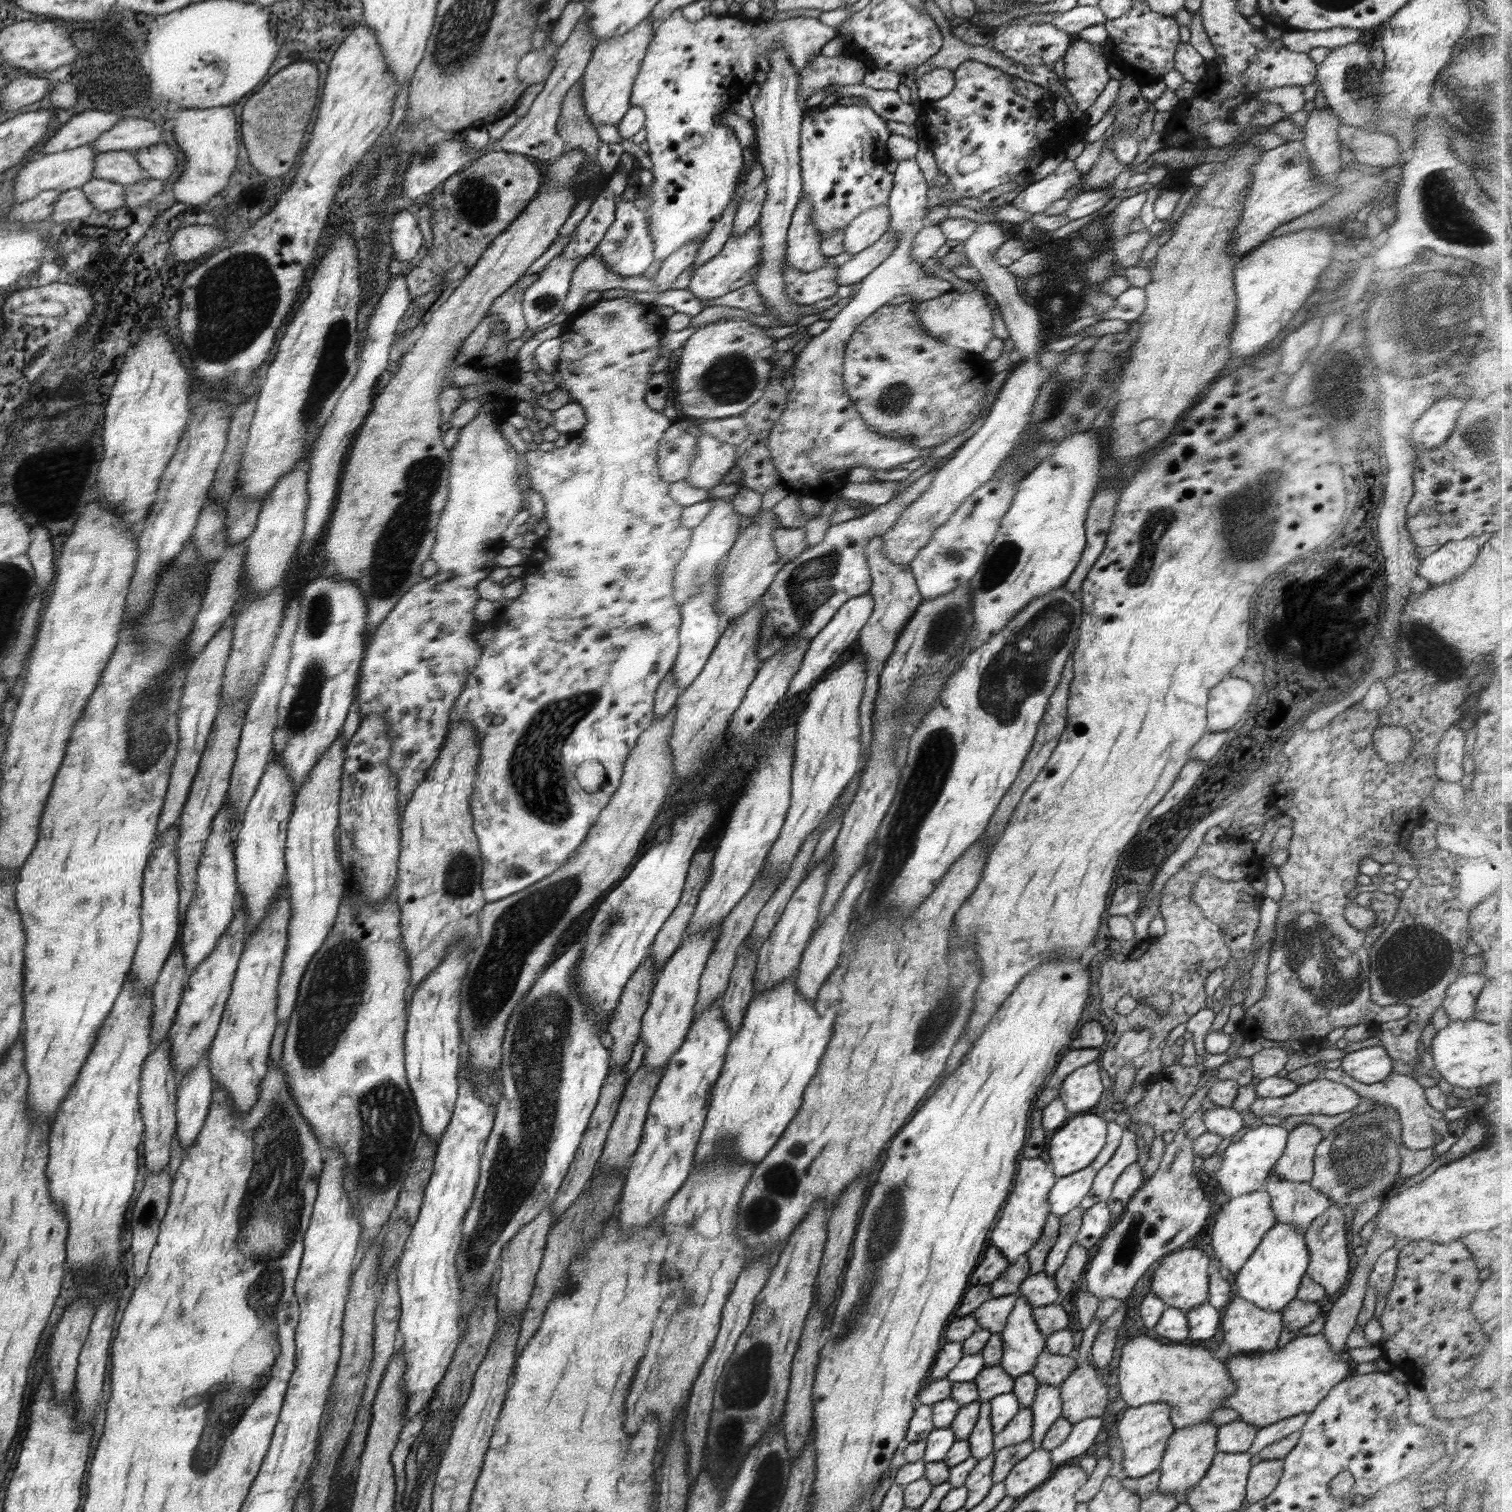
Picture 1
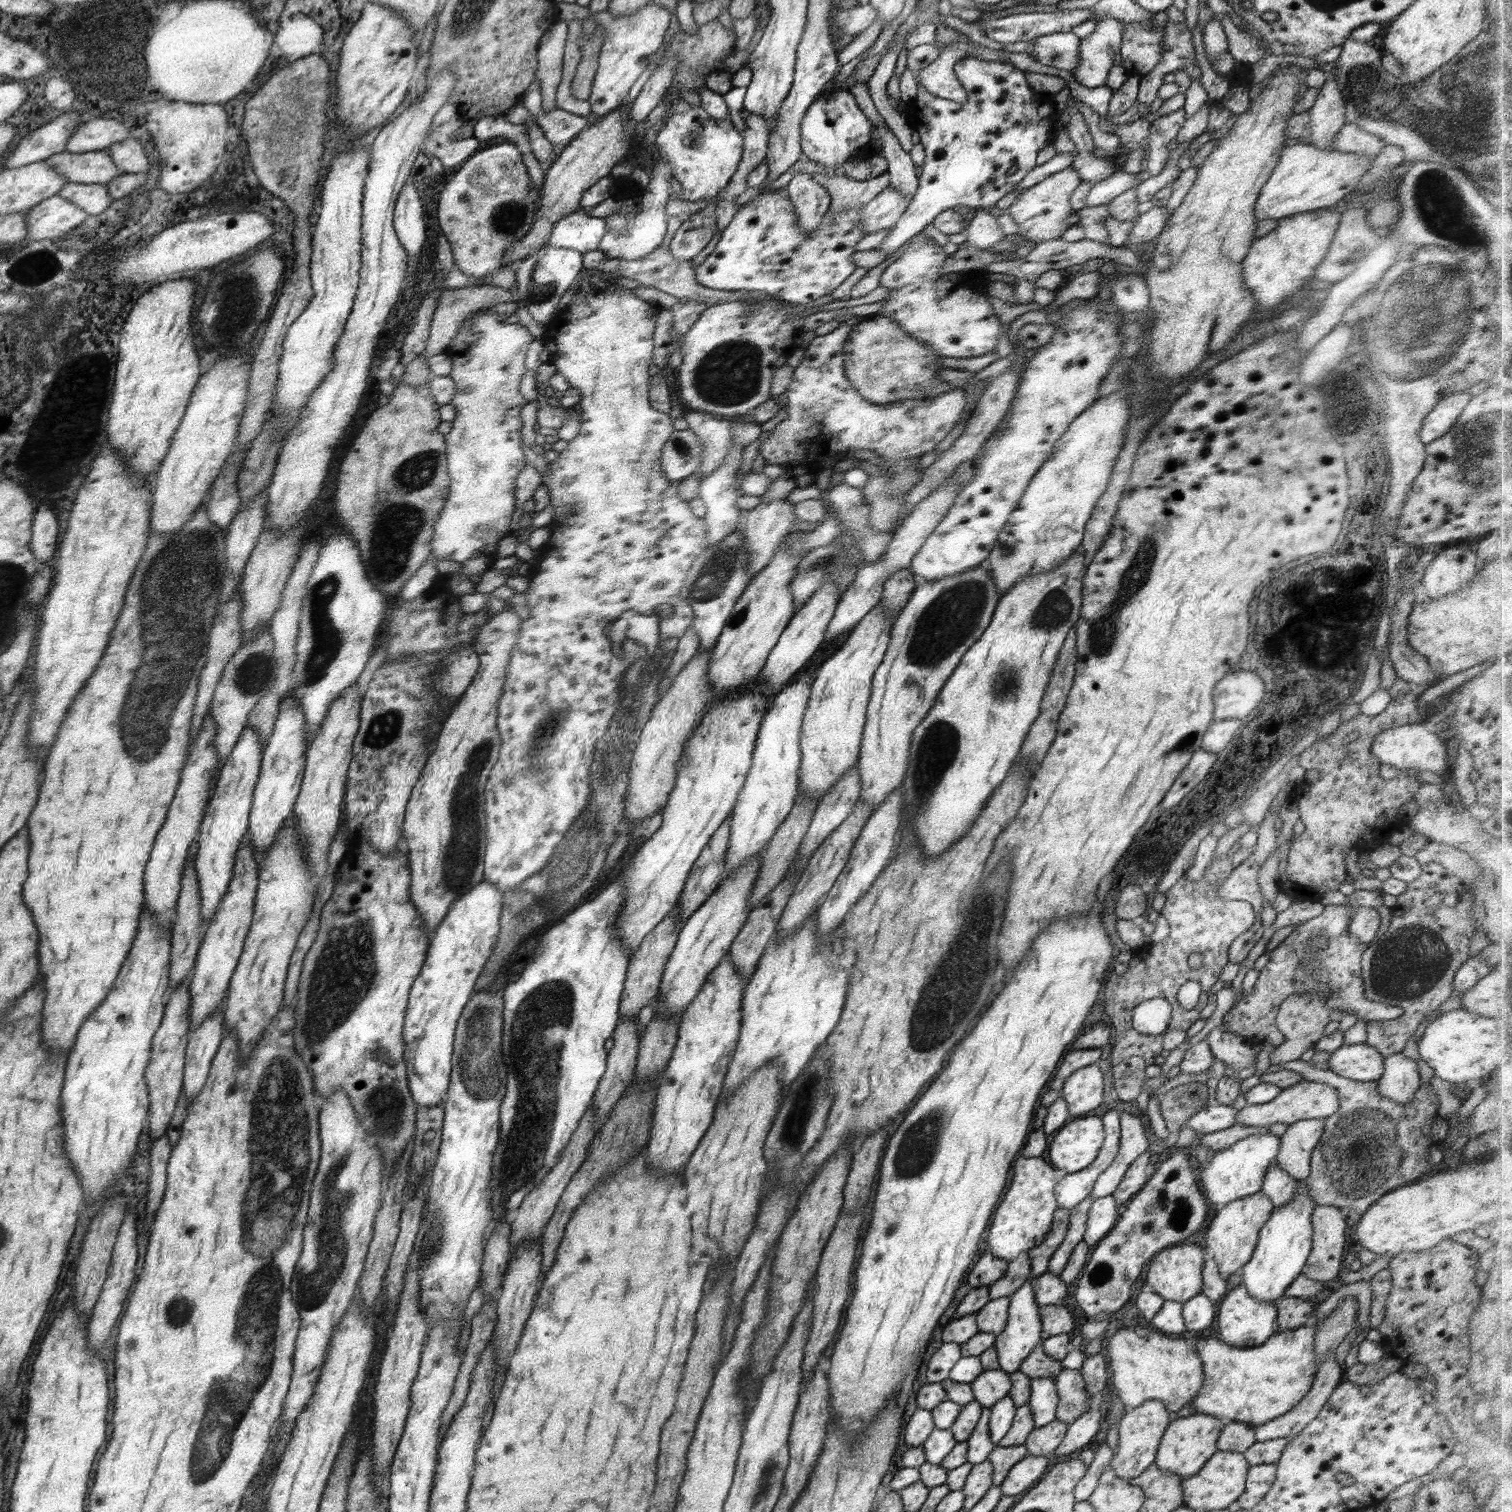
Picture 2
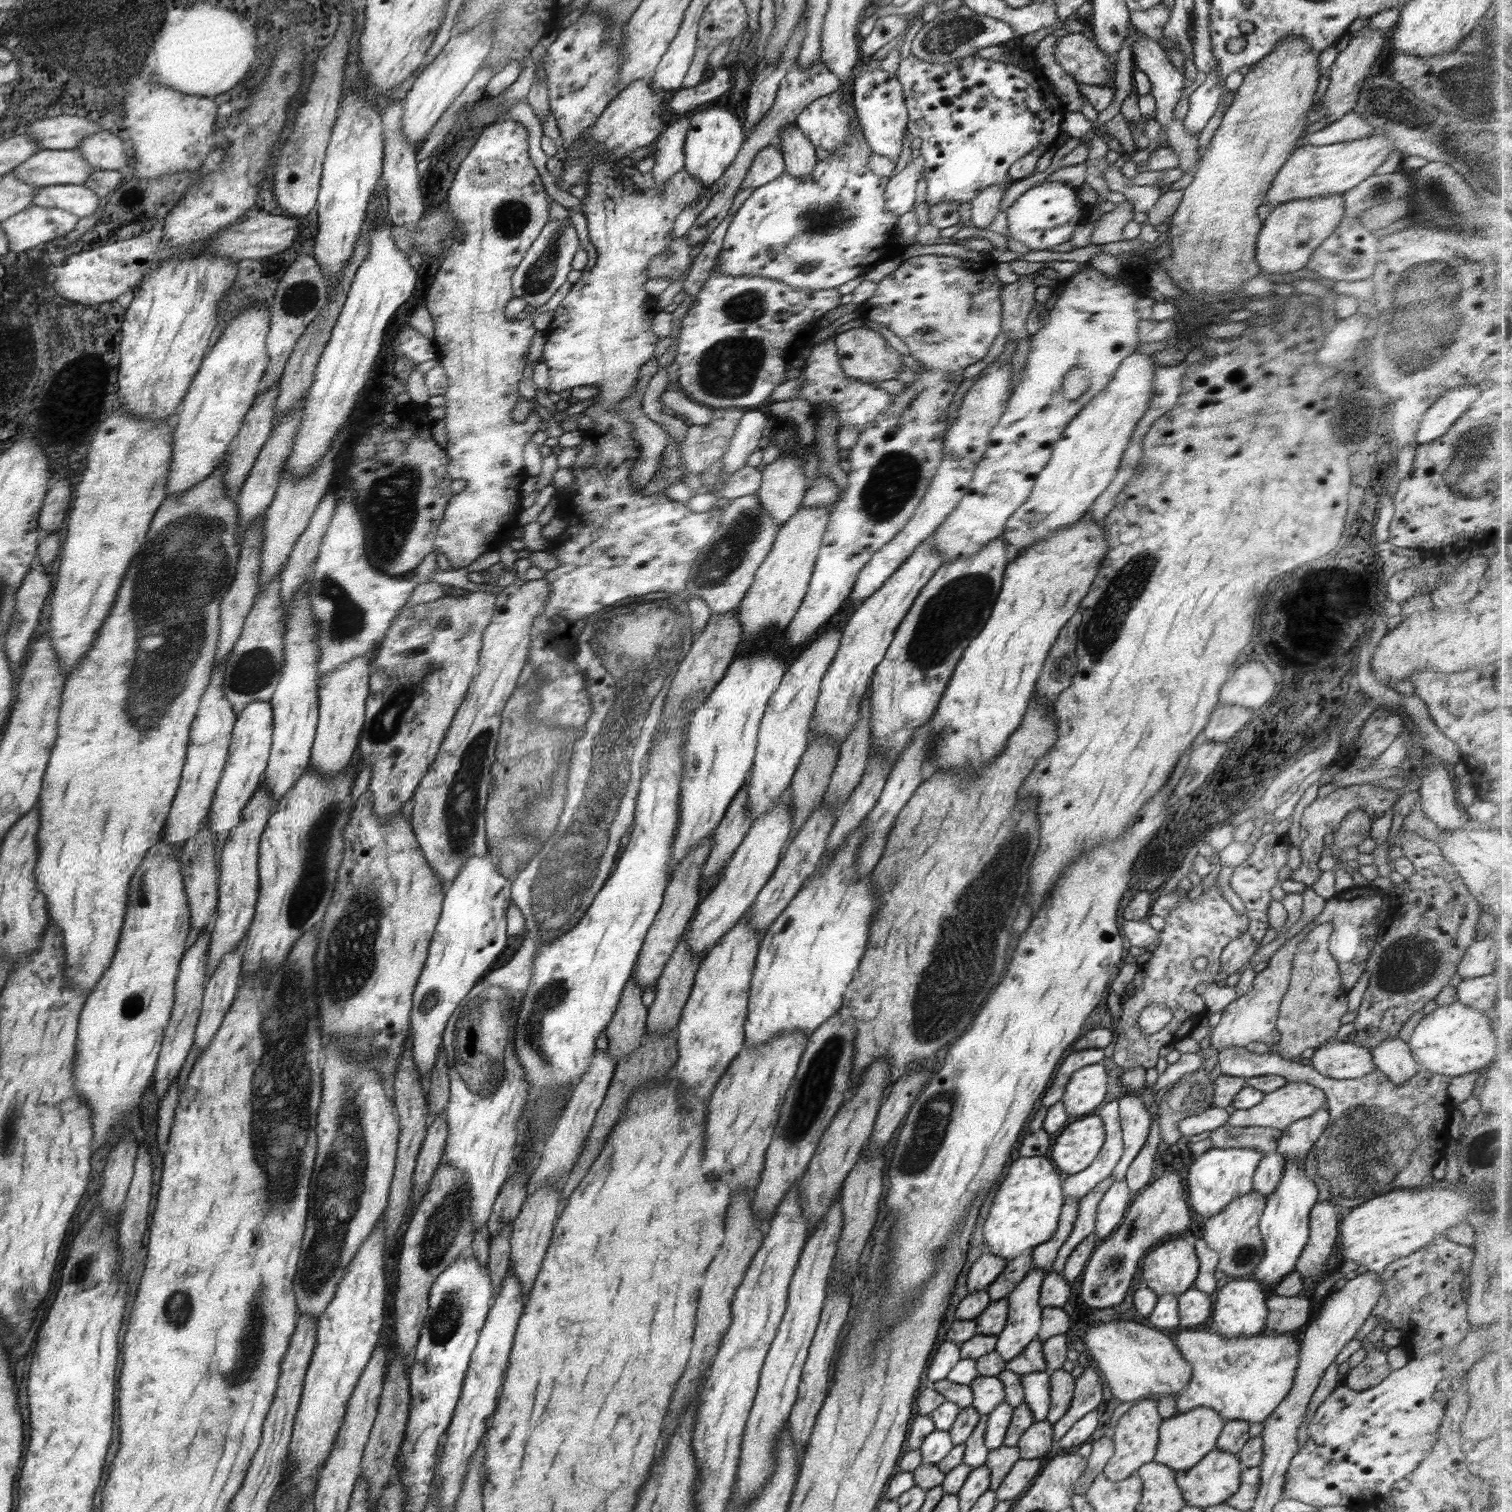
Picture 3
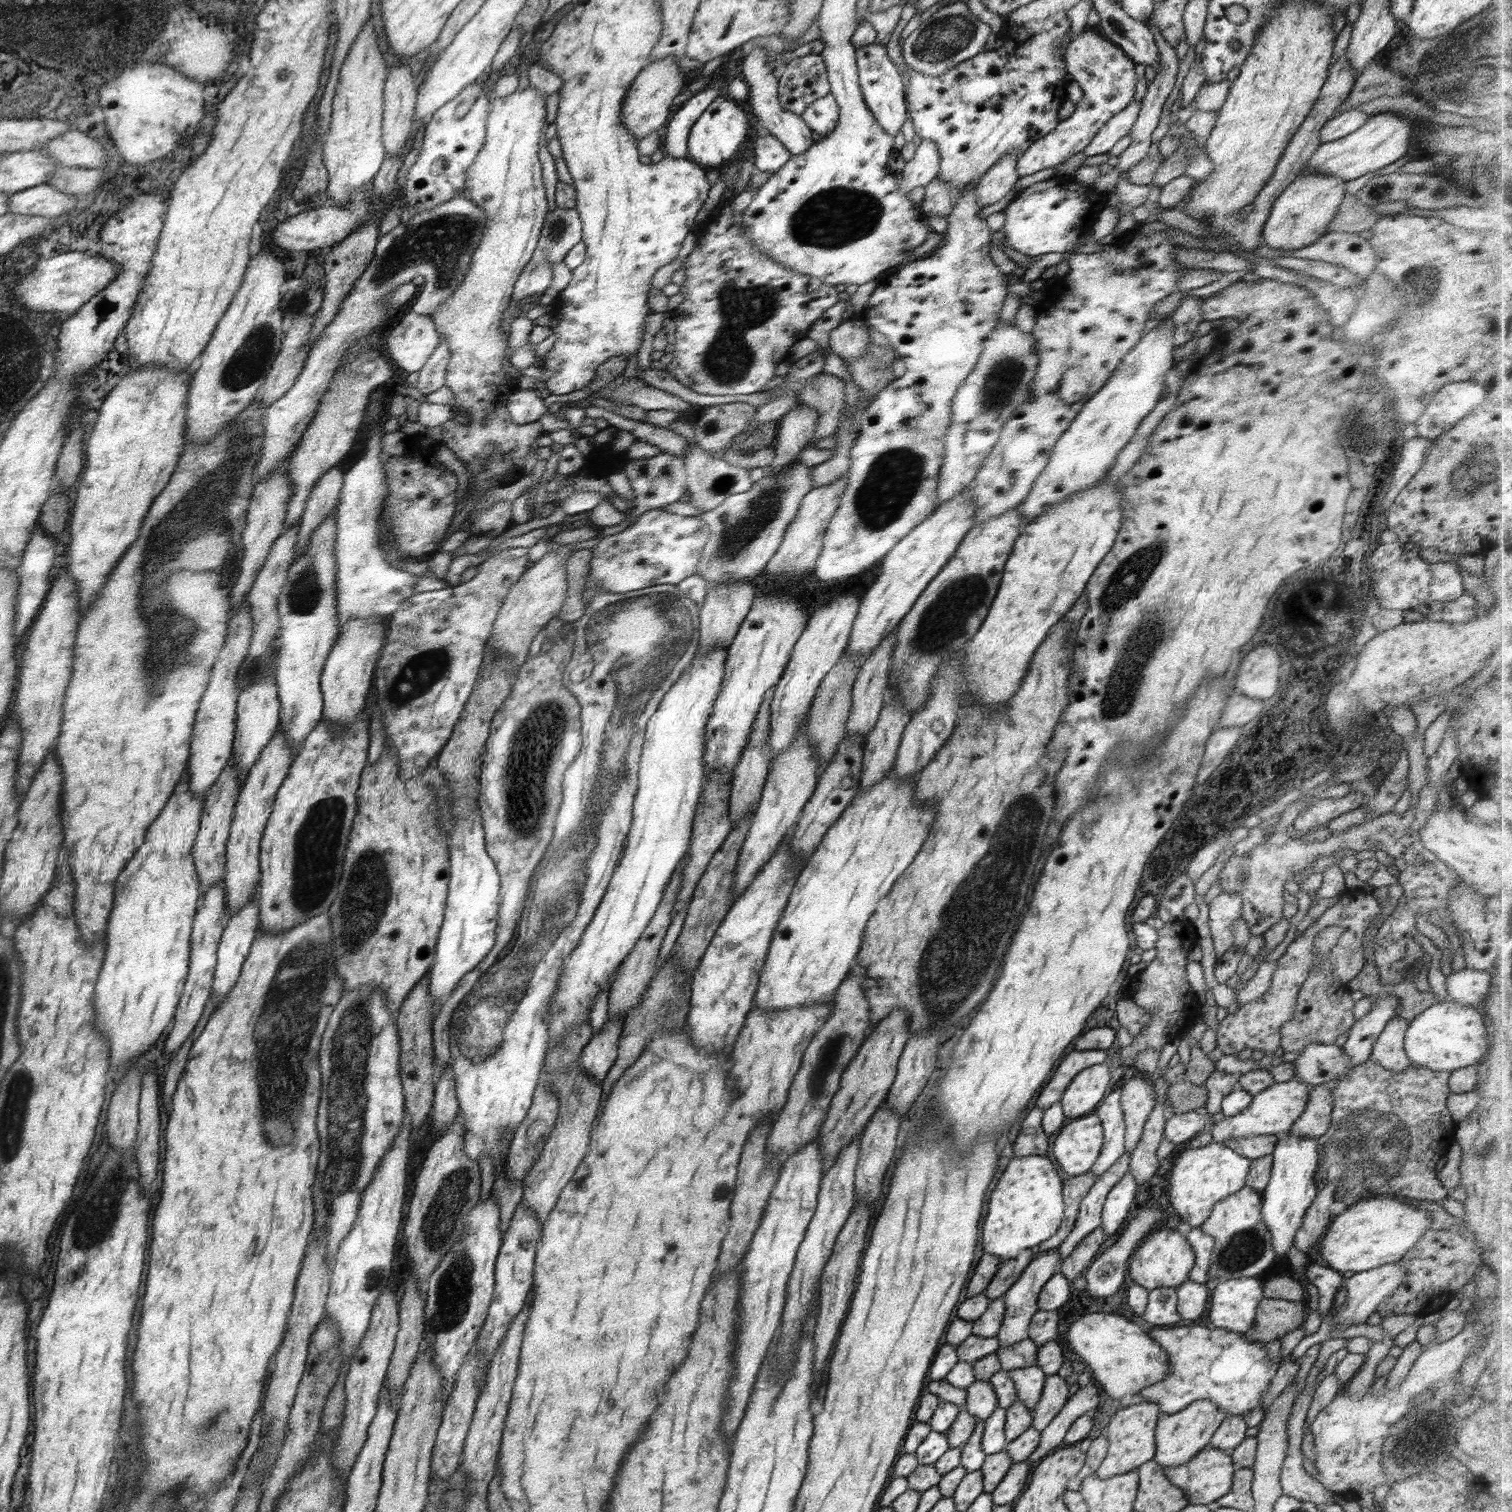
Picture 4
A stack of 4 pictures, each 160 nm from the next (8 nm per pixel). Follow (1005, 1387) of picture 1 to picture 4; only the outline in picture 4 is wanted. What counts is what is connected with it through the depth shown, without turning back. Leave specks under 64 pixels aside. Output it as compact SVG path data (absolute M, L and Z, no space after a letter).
M974 1381L965 1388L967 1397L964 1409L977 1419L985 1421L992 1416L994 1409L998 1407L997 1396L993 1386L986 1382Z

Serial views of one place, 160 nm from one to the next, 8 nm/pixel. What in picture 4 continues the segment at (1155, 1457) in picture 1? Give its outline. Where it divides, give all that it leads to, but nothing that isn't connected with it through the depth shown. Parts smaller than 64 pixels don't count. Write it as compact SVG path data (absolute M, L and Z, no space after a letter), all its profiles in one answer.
M1148 1401L1119 1408L1104 1430L1104 1436L1108 1439L1108 1448L1104 1460L1096 1469L1095 1475L1102 1480L1109 1479L1133 1471L1141 1464L1153 1460L1157 1420L1161 1413L1158 1404Z

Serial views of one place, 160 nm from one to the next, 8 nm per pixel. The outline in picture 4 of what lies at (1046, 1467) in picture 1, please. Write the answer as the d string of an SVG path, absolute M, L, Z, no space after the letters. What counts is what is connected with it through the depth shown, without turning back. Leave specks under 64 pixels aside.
M1026 1461L1014 1463L1003 1476L1000 1484L991 1492L992 1502L995 1506L1010 1505L1026 1486L1028 1474L1031 1474L1030 1464Z

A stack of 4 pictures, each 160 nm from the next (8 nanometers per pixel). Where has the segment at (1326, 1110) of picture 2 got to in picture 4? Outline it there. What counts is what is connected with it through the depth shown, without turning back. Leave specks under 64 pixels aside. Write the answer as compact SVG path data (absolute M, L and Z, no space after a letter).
M1295 1078L1289 1081L1271 1084L1266 1090L1253 1095L1252 1102L1236 1116L1225 1116L1213 1124L1212 1141L1226 1143L1243 1136L1260 1136L1290 1133L1295 1120L1305 1111L1311 1086Z

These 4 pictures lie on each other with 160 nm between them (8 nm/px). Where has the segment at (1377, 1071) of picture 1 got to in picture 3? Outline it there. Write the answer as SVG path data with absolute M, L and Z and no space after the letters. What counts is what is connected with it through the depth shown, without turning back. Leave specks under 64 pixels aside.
M1353 1040L1328 1041L1311 1057L1312 1068L1336 1080L1359 1079L1375 1068L1372 1053Z

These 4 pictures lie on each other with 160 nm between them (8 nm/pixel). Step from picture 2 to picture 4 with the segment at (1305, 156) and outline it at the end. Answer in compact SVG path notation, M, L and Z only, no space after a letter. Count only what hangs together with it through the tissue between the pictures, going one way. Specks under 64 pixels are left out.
M1391 111L1371 115L1361 127L1358 127L1358 130L1342 138L1321 143L1309 158L1305 170L1325 175L1338 175L1338 180L1346 182L1356 180L1368 172L1377 173L1380 168L1400 160L1408 152L1410 138L1412 138L1412 125L1406 118L1397 116Z

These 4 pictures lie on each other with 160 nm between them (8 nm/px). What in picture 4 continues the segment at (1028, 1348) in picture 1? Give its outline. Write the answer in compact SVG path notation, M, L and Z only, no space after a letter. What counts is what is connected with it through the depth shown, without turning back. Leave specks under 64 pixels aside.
M1052 1249L1049 1251L1036 1250L1036 1254L1027 1264L1022 1276L1018 1278L1018 1281L1003 1294L1005 1300L1005 1315L1002 1321L1003 1326L995 1336L999 1340L1000 1347L1011 1347L1016 1345L1017 1342L1024 1340L1028 1336L1028 1329L1032 1322L1032 1317L1039 1309L1037 1305L1037 1298L1044 1284L1058 1273L1058 1268L1061 1264L1060 1251L1058 1249Z

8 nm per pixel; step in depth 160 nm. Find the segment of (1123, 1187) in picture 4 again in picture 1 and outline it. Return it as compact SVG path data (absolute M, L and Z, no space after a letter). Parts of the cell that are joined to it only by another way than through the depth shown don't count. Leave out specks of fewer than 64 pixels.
M1106 1201L1094 1204L1082 1215L1076 1243L1087 1249L1092 1248L1094 1244L1098 1244L1102 1240L1102 1236L1112 1228L1114 1222Z

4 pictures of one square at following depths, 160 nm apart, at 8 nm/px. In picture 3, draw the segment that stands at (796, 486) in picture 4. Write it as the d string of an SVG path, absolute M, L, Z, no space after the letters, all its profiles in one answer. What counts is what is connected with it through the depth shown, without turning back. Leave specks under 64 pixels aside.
M756 495L731 499L728 506L721 508L721 513L718 530L698 555L686 583L687 592L705 600L712 613L725 613L739 607L781 527L759 504Z

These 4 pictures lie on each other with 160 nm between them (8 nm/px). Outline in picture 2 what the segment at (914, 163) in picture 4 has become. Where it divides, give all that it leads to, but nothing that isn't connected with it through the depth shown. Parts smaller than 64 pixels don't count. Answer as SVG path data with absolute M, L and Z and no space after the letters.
M888 186L871 202L862 205L860 223L864 227L865 236L892 228L908 209L908 198L904 198L896 188Z

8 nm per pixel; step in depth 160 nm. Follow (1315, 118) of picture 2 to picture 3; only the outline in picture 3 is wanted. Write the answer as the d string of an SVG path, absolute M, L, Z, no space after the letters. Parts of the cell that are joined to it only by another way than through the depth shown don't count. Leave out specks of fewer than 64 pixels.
M1367 25L1349 40L1345 50L1338 53L1329 70L1330 85L1328 85L1326 93L1321 98L1322 103L1319 107L1328 123L1334 122L1341 116L1354 111L1361 88L1365 84L1366 77L1369 76L1378 54L1382 52L1384 42L1386 42L1386 31L1368 27Z

